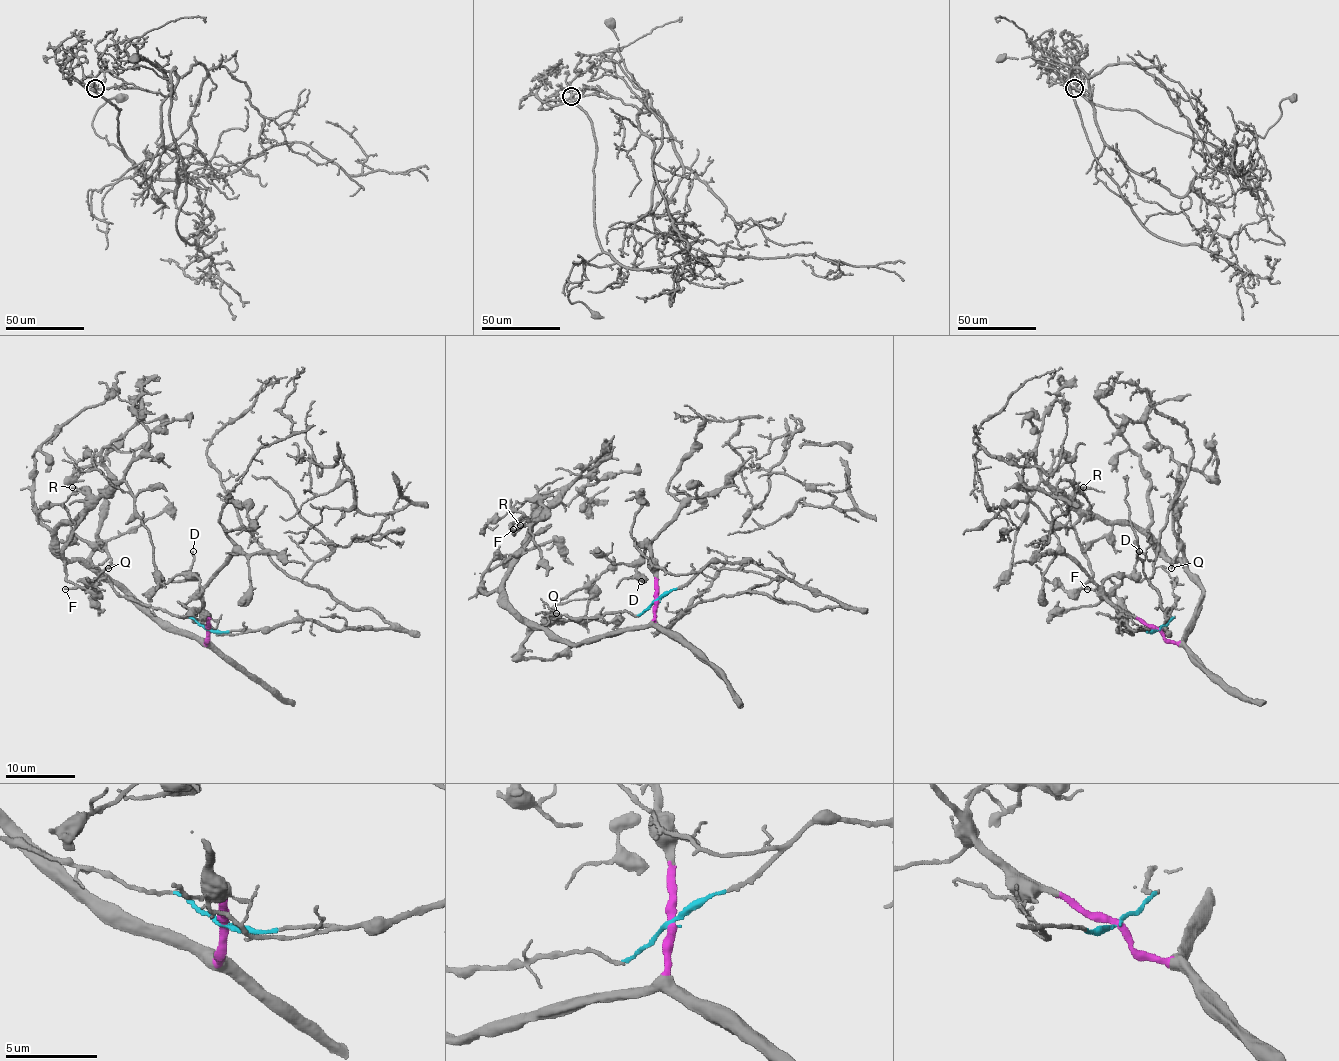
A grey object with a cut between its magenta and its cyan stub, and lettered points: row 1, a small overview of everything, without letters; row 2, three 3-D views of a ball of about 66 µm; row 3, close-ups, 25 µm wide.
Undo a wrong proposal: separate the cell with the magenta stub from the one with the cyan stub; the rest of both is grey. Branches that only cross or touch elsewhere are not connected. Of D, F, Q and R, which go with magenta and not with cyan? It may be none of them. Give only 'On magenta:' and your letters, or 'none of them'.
On magenta: D, F, Q, R

